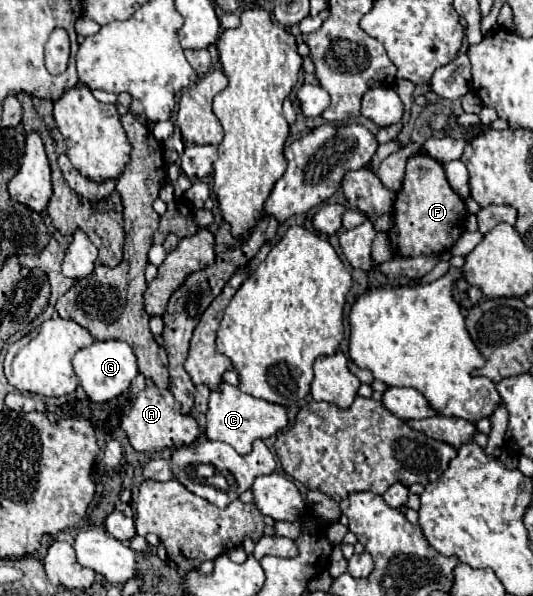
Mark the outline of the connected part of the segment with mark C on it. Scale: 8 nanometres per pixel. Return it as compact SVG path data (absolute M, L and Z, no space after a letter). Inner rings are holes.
M221 382L221 386L211 392L209 398L209 410L207 410L207 426L205 434L209 440L219 440L231 444L241 456L251 452L253 440L269 438L283 430L287 426L287 410L279 404L271 404L259 398L253 398L251 394L241 392L237 386L231 386L227 382Z

